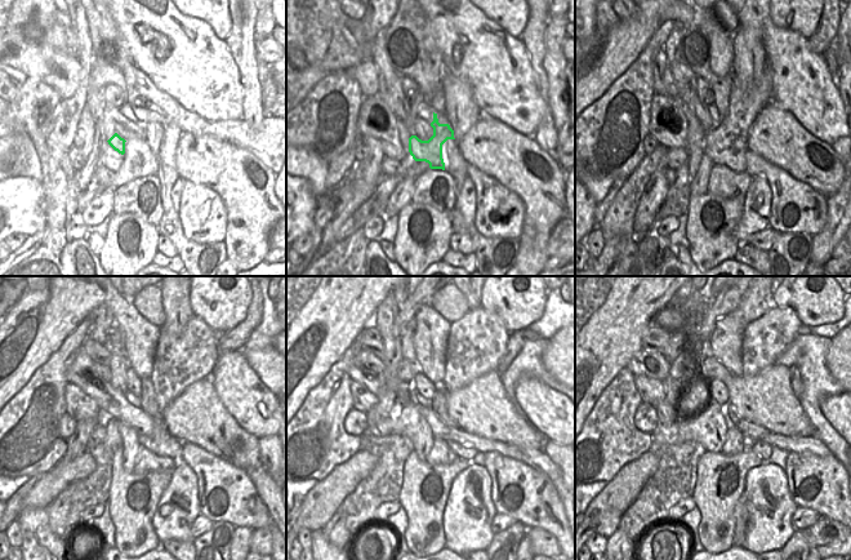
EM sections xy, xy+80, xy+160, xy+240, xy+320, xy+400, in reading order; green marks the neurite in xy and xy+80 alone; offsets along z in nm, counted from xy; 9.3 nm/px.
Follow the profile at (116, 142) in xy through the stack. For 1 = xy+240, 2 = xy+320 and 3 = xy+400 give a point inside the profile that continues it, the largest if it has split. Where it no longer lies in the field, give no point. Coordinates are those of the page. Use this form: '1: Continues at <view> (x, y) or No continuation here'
1: Continues at xy+240 (160, 441)
2: Continues at xy+320 (467, 453)
3: Continues at xy+400 (761, 448).

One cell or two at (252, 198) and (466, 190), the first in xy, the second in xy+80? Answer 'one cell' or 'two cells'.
two cells

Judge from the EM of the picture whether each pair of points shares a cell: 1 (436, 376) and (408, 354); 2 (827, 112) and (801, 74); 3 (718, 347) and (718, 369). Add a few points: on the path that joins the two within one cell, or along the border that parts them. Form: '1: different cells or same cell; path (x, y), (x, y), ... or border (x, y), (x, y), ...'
1: different cells; border (413, 330), (413, 352), (417, 360)
2: same cell; path (816, 105), (802, 84)
3: different cells; border (704, 355), (712, 355), (730, 373), (743, 374)

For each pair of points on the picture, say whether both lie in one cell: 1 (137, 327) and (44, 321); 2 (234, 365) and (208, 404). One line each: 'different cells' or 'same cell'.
1: same cell
2: different cells

